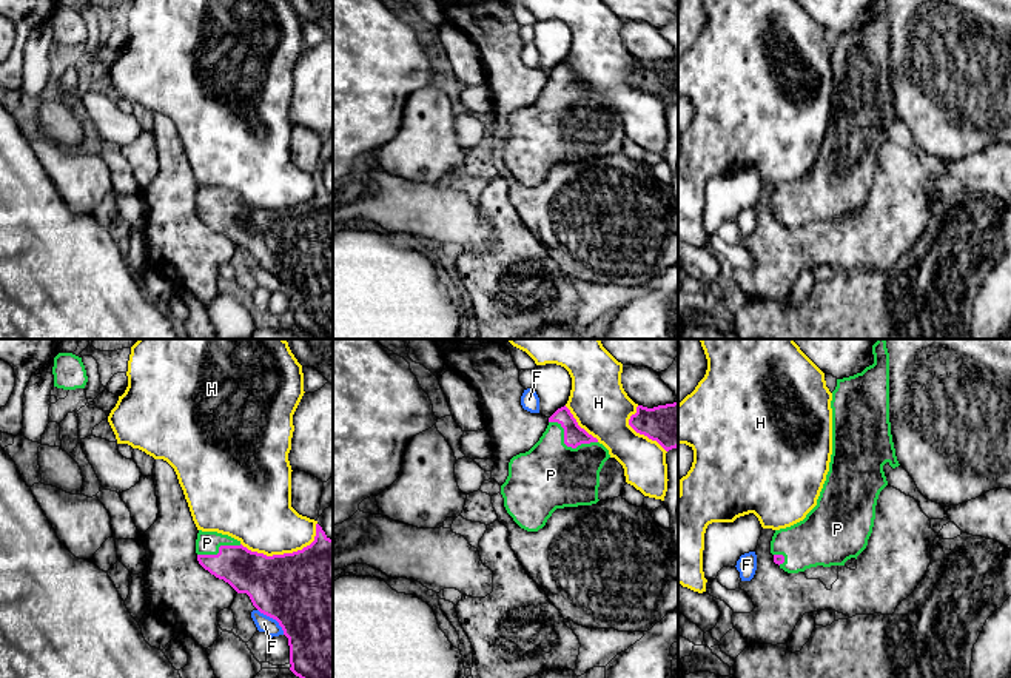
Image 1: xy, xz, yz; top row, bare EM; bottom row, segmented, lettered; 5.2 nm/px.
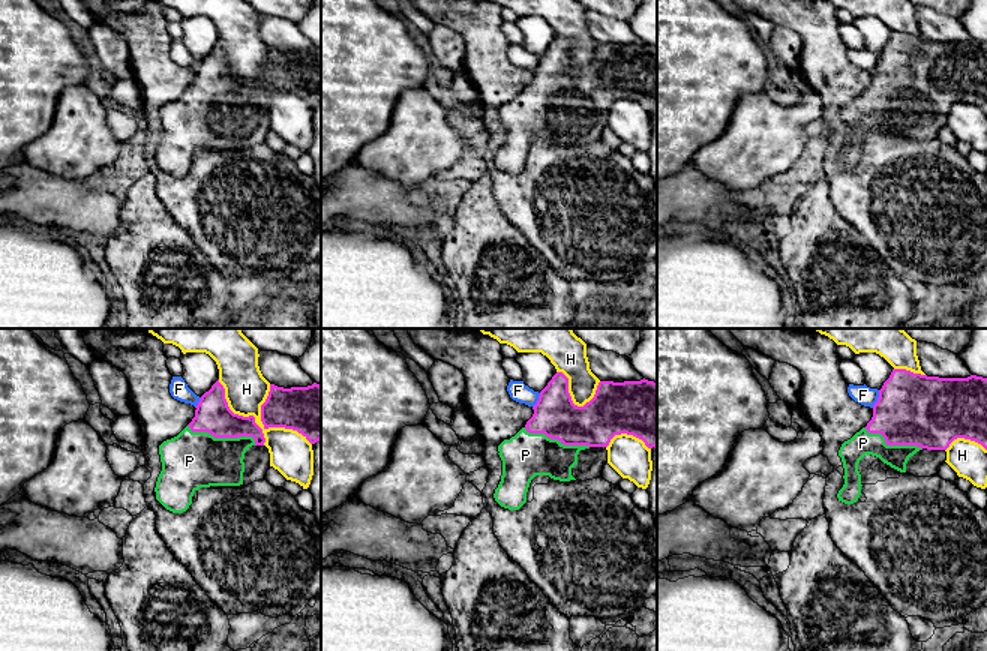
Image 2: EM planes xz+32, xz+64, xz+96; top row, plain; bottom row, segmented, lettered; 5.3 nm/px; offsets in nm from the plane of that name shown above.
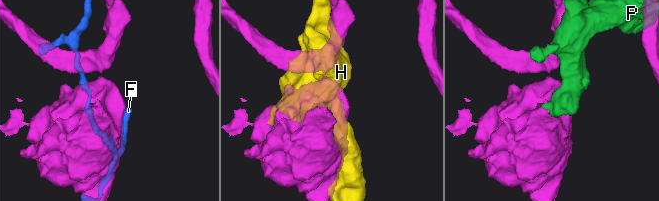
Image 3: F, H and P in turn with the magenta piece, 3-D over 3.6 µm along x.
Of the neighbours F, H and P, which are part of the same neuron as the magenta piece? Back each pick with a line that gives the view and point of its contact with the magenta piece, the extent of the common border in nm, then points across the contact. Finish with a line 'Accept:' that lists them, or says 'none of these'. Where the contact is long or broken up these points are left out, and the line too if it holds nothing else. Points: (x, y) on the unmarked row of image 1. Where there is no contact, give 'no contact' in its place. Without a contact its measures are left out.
P: meets magenta in xz at (567, 100); contact 280 nm long
Accept: P

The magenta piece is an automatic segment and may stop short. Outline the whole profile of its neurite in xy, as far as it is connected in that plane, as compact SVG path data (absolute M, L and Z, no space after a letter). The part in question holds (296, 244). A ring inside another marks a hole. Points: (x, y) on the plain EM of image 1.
M316 179L314 196L302 205L267 211L251 206L240 196L217 186L199 185L196 194L199 219L219 234L228 237L237 248L247 248L253 260L276 274L288 293L290 325L307 339L333 339L333 194Z

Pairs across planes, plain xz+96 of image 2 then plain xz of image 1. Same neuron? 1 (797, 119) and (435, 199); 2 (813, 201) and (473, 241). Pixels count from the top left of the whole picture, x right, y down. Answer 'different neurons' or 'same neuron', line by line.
1: different neurons
2: different neurons

